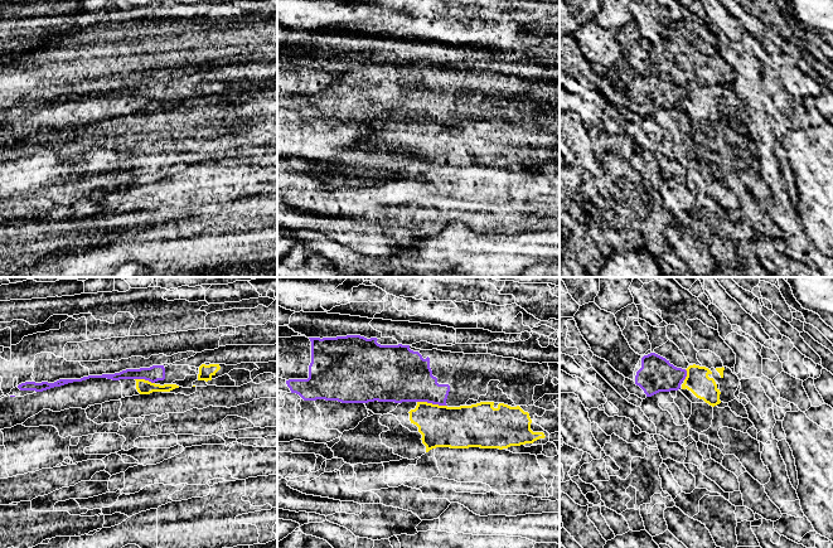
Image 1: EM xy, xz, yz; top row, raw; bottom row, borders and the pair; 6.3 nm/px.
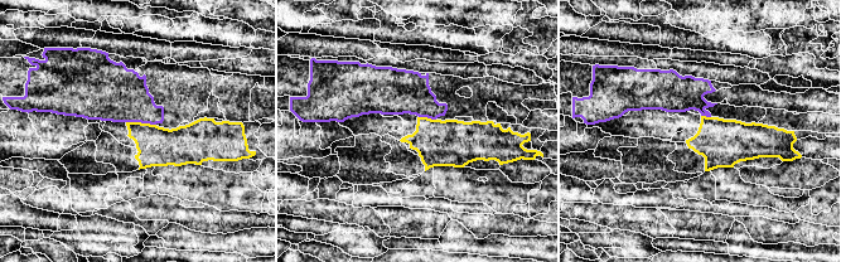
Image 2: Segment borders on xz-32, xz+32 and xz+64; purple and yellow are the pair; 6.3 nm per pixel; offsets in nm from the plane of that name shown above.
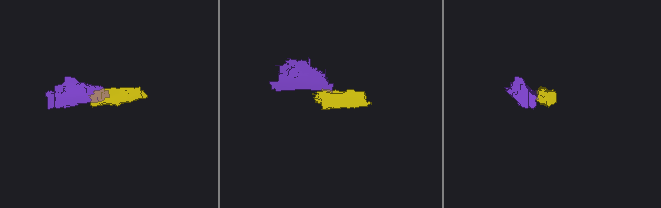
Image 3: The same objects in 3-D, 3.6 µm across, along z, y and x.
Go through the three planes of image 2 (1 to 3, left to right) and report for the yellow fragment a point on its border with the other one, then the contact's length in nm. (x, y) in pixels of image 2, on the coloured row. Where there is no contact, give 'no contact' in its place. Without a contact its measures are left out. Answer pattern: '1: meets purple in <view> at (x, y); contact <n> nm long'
1: meets purple in xz-32 at (141, 122); contact 190 nm long
2: meets purple in xz+32 at (428, 117); contact 110 nm long
3: meets purple in xz+64 at (706, 116); contact 70 nm long

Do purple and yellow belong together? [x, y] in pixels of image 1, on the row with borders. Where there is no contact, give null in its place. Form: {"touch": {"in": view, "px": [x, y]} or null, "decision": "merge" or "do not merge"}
{"touch": {"in": "xz", "px": [432, 403]}, "decision": "do not merge"}

